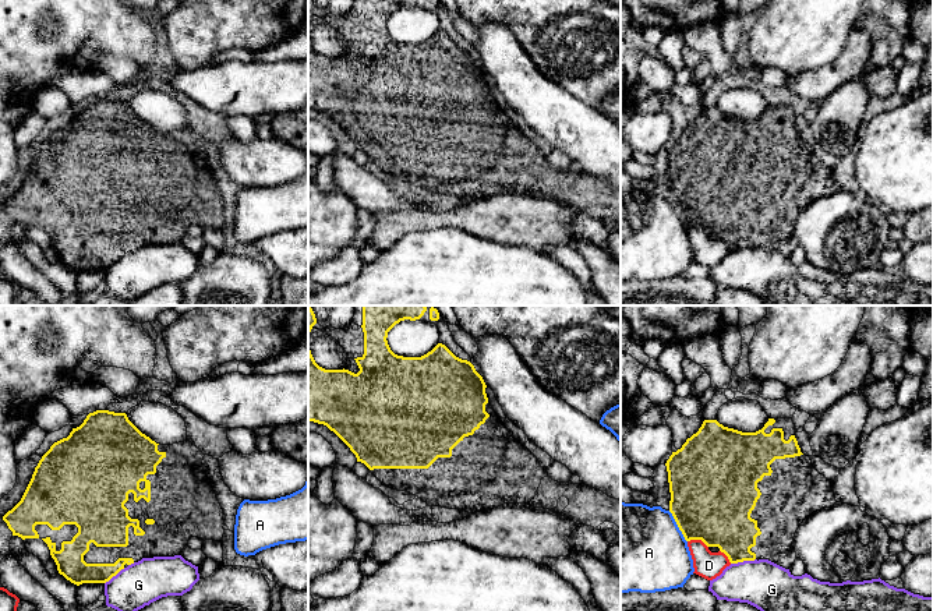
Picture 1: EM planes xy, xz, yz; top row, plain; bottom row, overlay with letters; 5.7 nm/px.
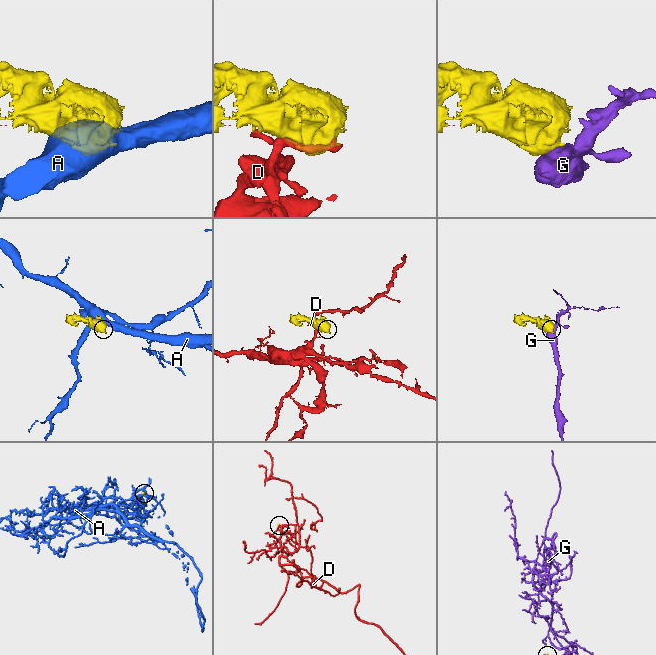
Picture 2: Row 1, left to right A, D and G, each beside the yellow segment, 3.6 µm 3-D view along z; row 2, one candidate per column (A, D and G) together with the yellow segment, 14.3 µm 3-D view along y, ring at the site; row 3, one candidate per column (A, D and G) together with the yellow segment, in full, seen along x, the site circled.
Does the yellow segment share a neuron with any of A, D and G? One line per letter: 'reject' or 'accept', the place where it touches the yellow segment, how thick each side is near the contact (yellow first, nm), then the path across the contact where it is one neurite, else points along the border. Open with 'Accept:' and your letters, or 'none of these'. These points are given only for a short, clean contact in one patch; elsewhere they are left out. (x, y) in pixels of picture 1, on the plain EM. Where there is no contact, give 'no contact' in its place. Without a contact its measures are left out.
Accept: none of these
A: reject; contact yz (678, 214); calibres 480 and 480 nm
D: reject; contact yz (698, 226); calibres 480 and 160 nm
G: reject; contact yz (742, 249); calibres 300 and 280 nm; border yz (755, 246), (731, 251)

